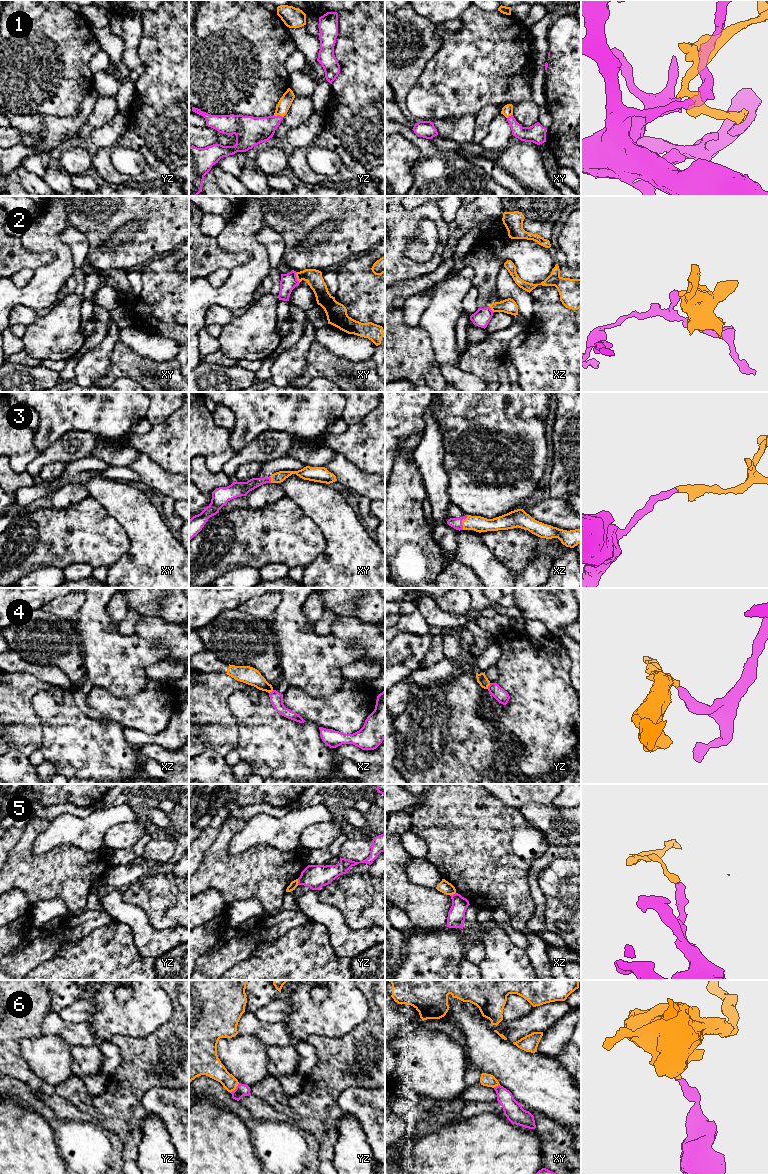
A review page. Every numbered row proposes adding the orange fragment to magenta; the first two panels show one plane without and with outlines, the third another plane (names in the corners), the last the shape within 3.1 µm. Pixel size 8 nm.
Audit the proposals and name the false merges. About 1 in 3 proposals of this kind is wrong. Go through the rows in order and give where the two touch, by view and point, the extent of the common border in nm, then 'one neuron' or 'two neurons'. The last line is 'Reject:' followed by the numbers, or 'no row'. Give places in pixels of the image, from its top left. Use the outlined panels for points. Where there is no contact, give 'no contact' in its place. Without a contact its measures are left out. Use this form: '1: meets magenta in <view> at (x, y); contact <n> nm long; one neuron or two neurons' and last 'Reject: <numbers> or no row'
1: meets magenta in yz at (278, 115); contact 80 nm long; one neuron
2: meets magenta in xy at (296, 277); contact 90 nm long; two neurons
3: meets magenta in xz at (461, 522); contact 130 nm long; one neuron
4: meets magenta in yz at (488, 686); contact 50 nm long; two neurons
5: meets magenta in yz at (298, 882); contact 50 nm long; two neurons
6: meets magenta in yz at (236, 1088); contact 110 nm long; two neurons
Reject: 2, 4, 5, 6

